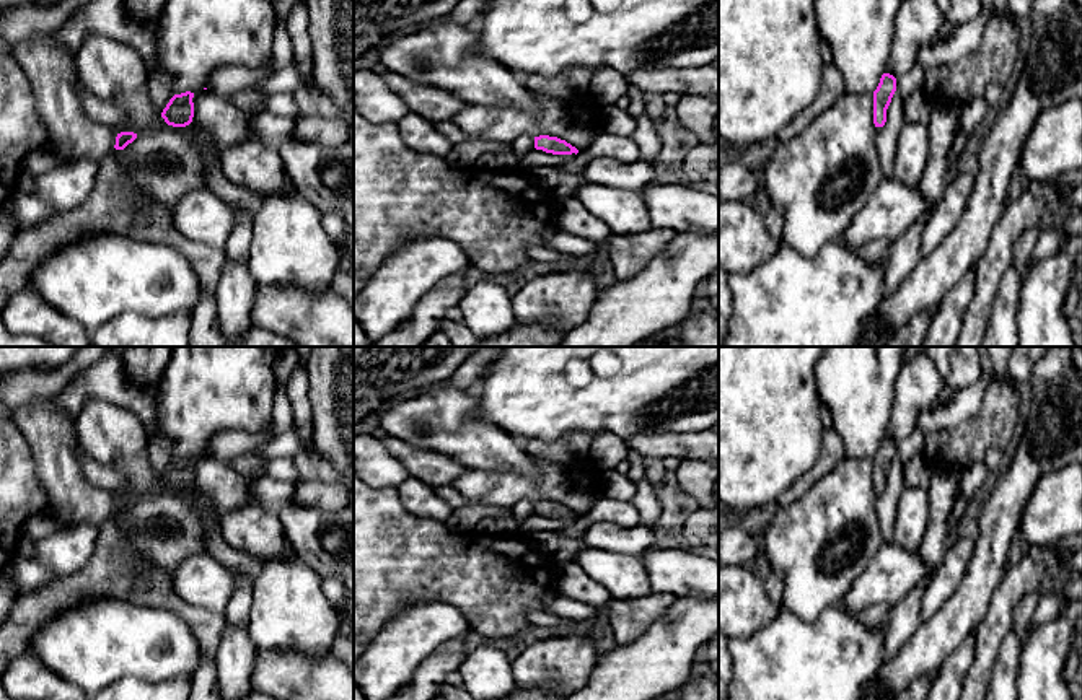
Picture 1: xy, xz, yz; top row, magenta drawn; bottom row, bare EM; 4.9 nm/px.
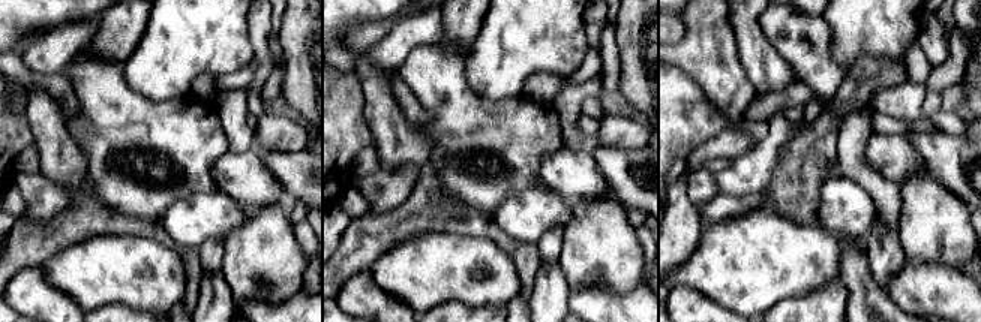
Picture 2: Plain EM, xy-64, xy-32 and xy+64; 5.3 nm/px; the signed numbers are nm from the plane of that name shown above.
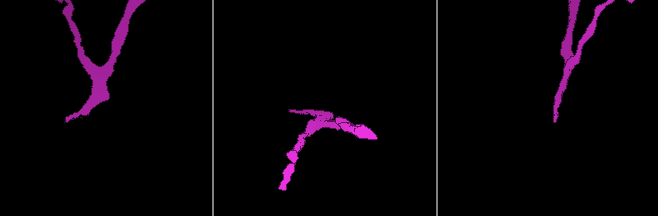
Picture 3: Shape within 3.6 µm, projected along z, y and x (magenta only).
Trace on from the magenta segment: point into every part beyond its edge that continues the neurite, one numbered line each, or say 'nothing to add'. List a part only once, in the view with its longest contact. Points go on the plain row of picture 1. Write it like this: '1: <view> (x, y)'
1: xy (113, 572)

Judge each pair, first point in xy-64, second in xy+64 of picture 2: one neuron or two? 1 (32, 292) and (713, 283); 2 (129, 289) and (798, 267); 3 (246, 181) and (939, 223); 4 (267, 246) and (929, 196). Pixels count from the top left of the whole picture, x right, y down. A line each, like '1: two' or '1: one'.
1: two
2: one
3: two
4: one

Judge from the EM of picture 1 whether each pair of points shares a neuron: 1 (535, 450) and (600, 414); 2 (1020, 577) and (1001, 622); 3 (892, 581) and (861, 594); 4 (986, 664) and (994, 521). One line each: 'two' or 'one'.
1: two
2: one
3: one
4: two

